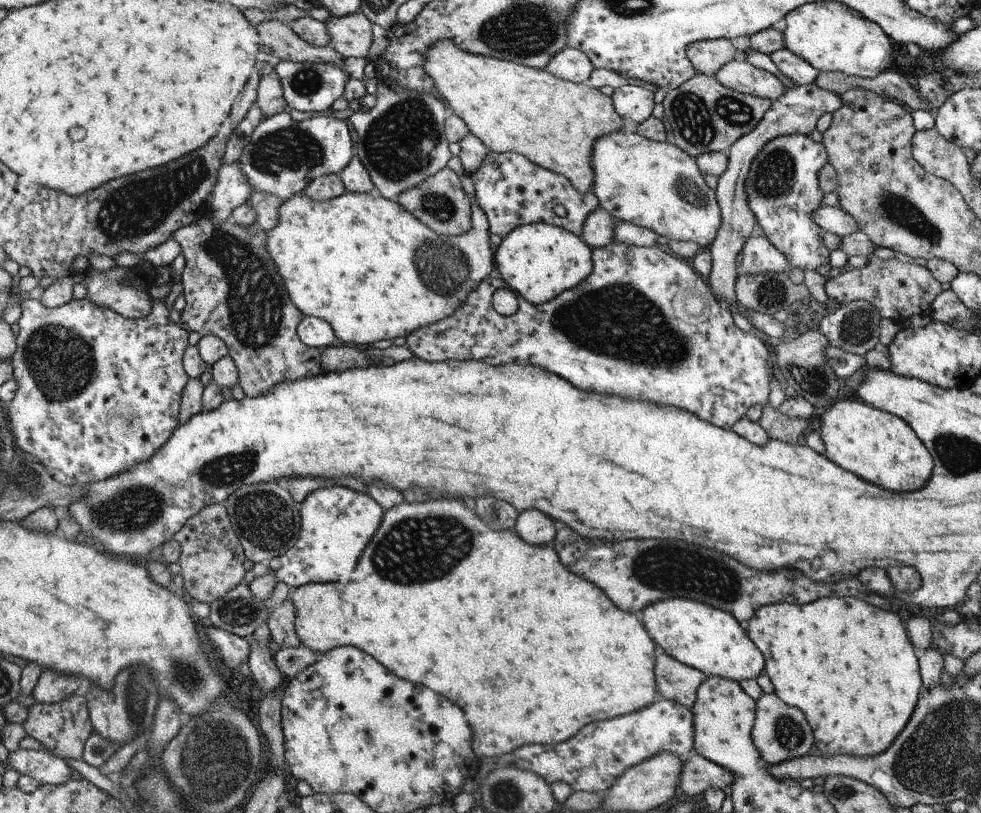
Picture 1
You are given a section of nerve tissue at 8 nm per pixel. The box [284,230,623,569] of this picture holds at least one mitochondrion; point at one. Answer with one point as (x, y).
(443, 267)

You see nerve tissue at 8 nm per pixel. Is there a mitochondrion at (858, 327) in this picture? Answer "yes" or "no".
yes

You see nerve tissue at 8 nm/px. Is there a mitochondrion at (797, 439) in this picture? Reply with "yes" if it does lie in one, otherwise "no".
no

